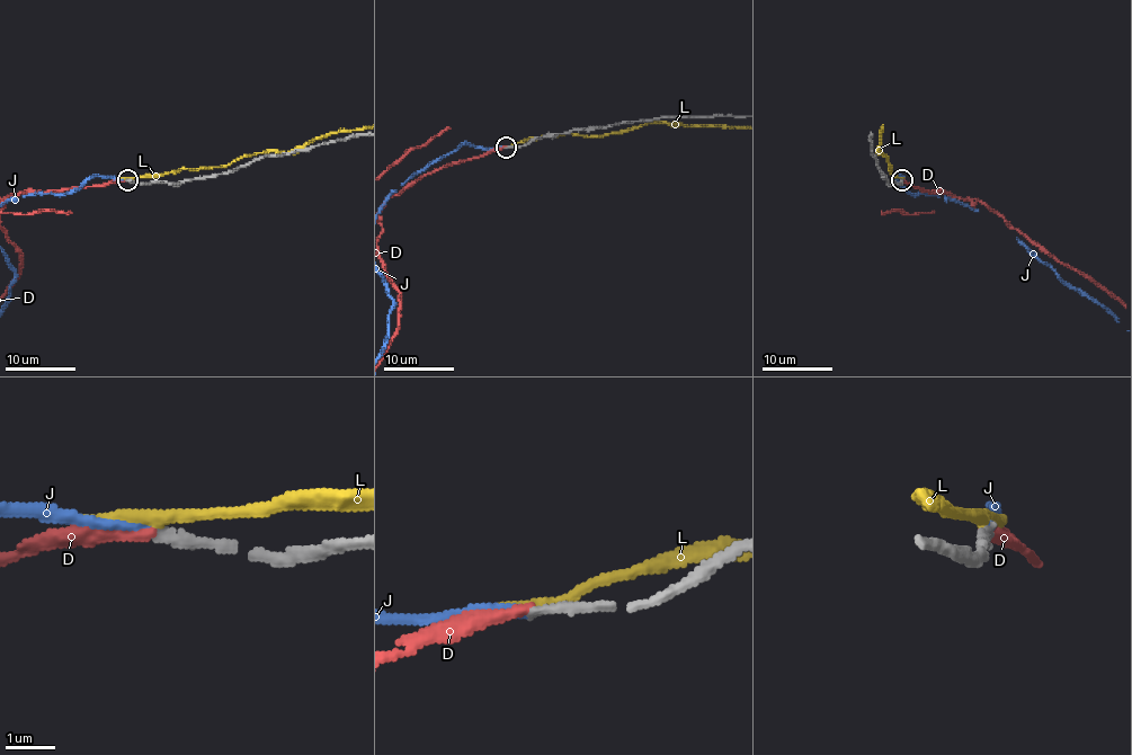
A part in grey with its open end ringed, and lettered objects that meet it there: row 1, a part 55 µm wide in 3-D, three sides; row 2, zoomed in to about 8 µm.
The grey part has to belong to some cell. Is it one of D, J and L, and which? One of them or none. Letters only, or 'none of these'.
J

